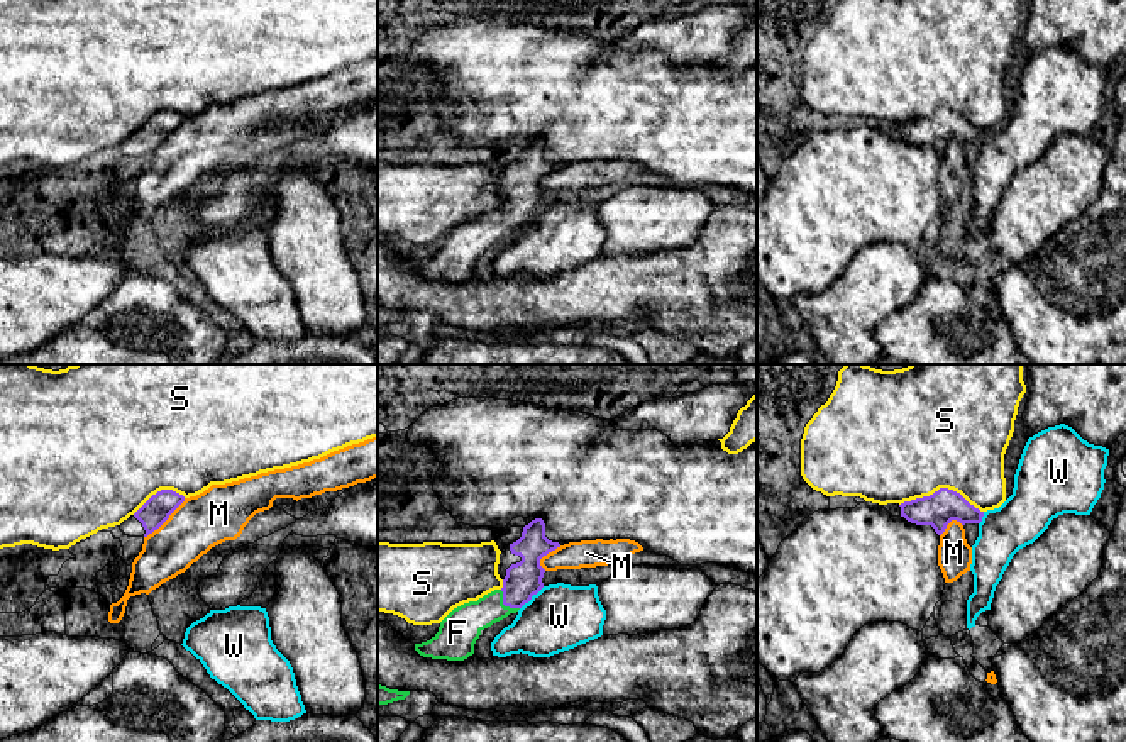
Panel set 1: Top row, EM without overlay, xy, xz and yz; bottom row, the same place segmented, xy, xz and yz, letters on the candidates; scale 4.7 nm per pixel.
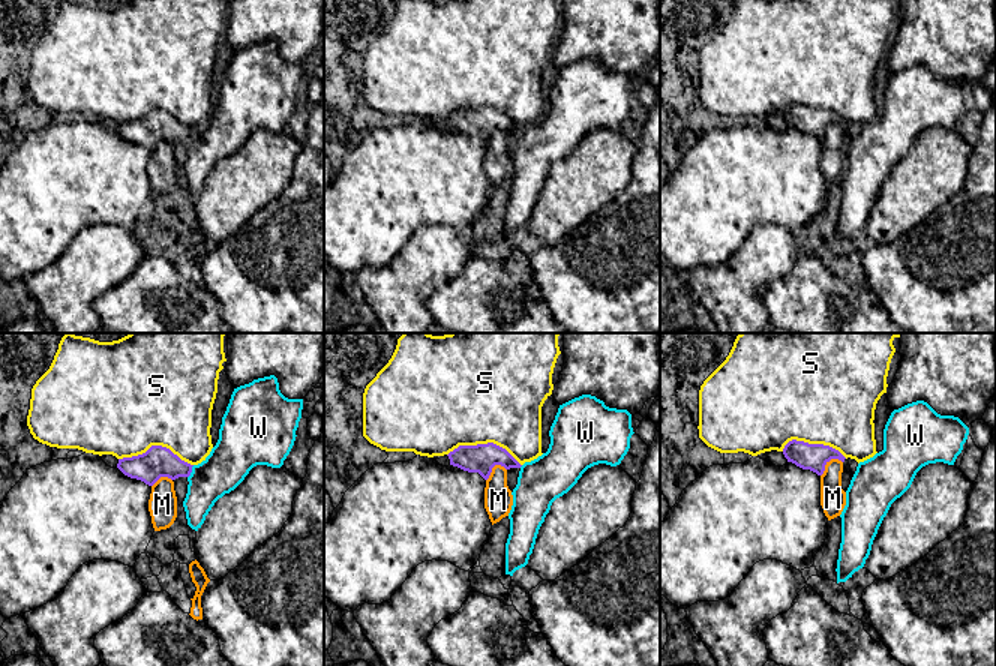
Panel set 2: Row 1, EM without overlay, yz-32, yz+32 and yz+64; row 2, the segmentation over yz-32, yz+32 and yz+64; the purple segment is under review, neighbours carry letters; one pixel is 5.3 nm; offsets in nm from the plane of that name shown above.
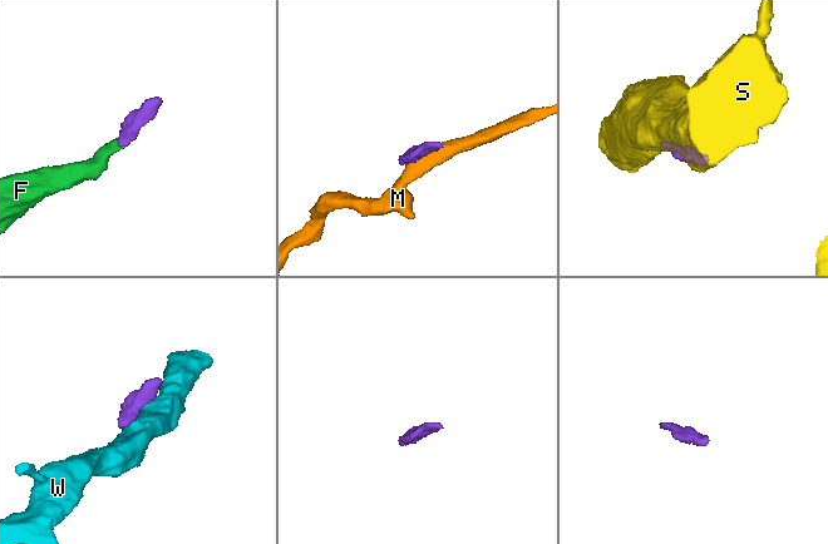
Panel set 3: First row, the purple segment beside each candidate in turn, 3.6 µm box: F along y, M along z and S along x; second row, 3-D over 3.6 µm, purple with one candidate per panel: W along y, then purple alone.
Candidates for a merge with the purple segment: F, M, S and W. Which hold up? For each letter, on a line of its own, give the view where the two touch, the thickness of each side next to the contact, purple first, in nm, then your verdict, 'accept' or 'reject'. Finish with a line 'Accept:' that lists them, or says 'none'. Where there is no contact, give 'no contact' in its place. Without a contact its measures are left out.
F: xz | 170/190 nm | accept
M: xy | 140/260 nm | reject
S: yz | 160/500 nm | reject
W: xz | 170/320 nm | reject
Accept: F

